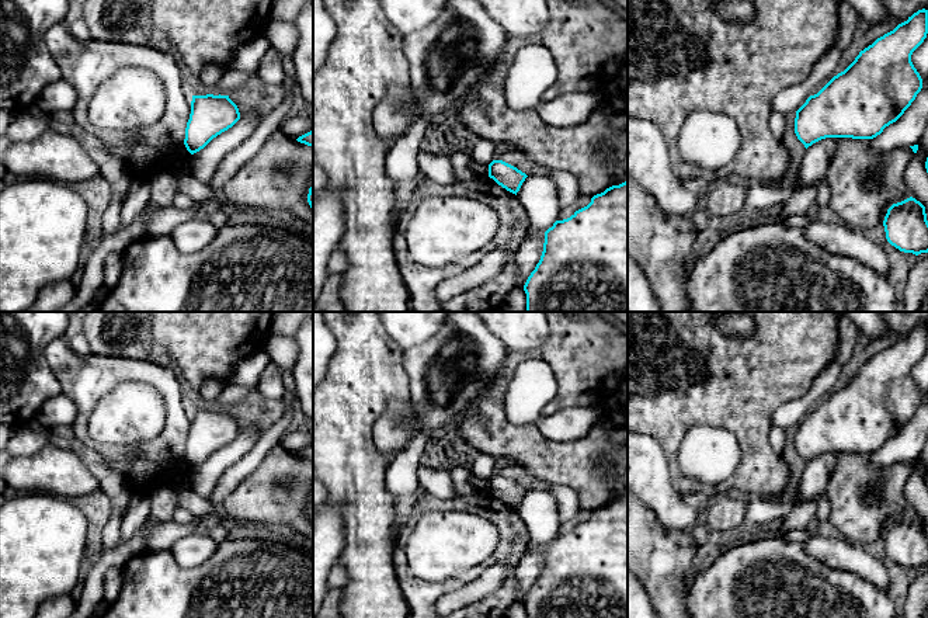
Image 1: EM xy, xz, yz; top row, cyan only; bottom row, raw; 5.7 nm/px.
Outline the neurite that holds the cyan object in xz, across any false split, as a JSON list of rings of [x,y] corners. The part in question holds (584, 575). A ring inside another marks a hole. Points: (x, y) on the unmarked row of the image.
[[[628,494],[545,546],[541,574],[524,605],[526,618],[628,618]]]

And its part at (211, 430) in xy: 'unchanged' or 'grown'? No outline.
unchanged

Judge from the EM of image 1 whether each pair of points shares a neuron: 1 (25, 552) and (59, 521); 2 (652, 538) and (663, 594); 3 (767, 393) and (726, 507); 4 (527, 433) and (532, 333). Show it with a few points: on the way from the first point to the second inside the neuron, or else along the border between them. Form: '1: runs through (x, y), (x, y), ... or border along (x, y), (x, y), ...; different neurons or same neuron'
1: runs through (34, 545), (51, 530); same neuron
2: runs through (653, 552), (660, 561), (663, 580); same neuron
3: border along (727, 492), (715, 497); different neurons
4: border along (551, 327), (542, 344), (508, 351); different neurons

